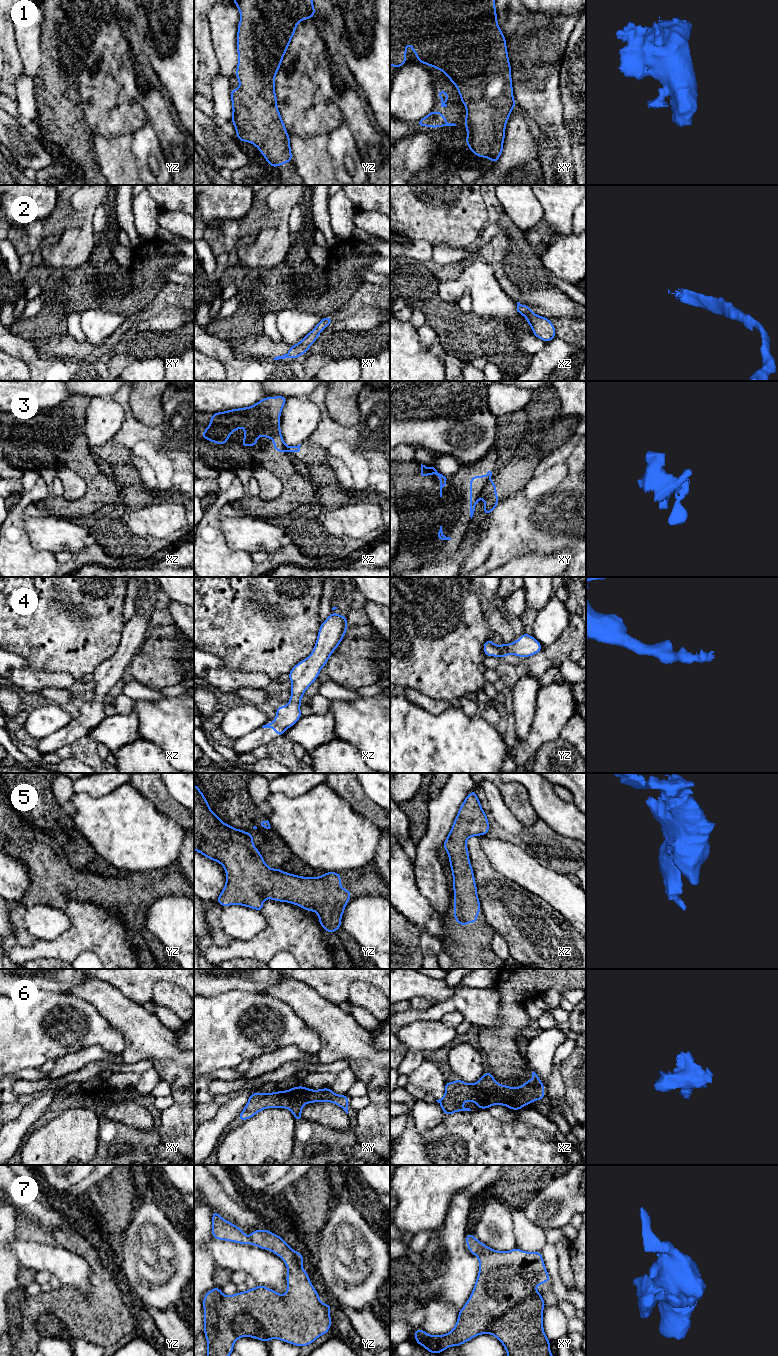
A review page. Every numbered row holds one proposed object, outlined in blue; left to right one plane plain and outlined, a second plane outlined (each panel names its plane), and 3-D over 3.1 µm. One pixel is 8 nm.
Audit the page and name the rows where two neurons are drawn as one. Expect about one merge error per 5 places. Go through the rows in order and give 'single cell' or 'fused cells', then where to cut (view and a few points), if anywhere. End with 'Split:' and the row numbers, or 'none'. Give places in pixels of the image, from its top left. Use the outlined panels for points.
1: single cell | no cut
2: single cell | no cut
3: fused cells | xy (489, 480), (480, 496)
4: single cell | no cut
5: single cell | no cut
6: single cell | no cut
7: single cell | no cut
Split: 3

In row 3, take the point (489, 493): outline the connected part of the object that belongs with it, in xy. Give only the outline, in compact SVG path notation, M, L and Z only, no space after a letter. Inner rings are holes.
M489 480L486 487L481 493L481 497L485 500L483 515L487 516L499 504L498 495L496 493L496 483Z

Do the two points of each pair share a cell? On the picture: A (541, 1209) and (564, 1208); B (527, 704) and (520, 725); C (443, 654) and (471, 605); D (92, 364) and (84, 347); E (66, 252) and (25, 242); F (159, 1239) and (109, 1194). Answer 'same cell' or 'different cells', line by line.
A: same cell
B: same cell
C: same cell
D: different cells
E: different cells
F: different cells

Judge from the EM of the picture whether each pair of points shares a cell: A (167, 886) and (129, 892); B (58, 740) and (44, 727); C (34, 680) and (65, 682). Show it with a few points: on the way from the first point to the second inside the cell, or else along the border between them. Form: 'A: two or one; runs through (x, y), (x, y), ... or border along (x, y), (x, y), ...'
A: one; runs through (158, 886), (146, 886), (138, 890)
B: two; border along (72, 723), (39, 740)
C: one; runs through (42, 681), (57, 681)

